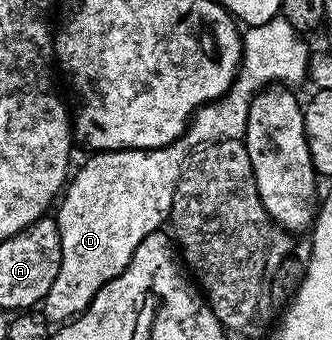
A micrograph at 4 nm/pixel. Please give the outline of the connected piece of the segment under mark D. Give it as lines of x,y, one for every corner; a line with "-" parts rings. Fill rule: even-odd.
282,16
265,24
247,26
241,37
243,58
231,89
216,102
200,106
191,115
182,138
156,150
95,152
79,171
74,171
58,203
61,268
57,280
53,280
53,288
49,288
41,303
41,311
49,323
63,324
82,314
99,289
129,264
137,244
170,219
179,173
192,150
221,138
242,139
247,133
249,104
260,90
266,90
269,84
295,84
291,82
308,77
307,46
301,34

